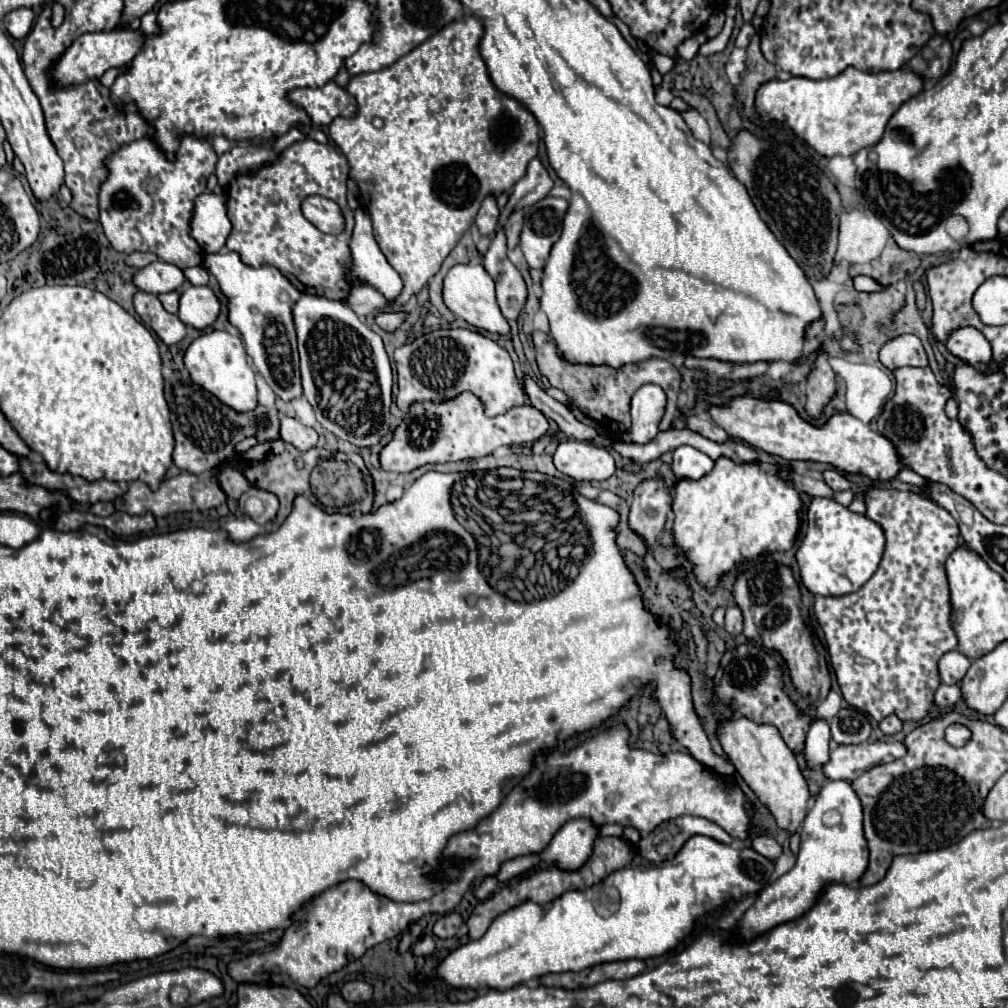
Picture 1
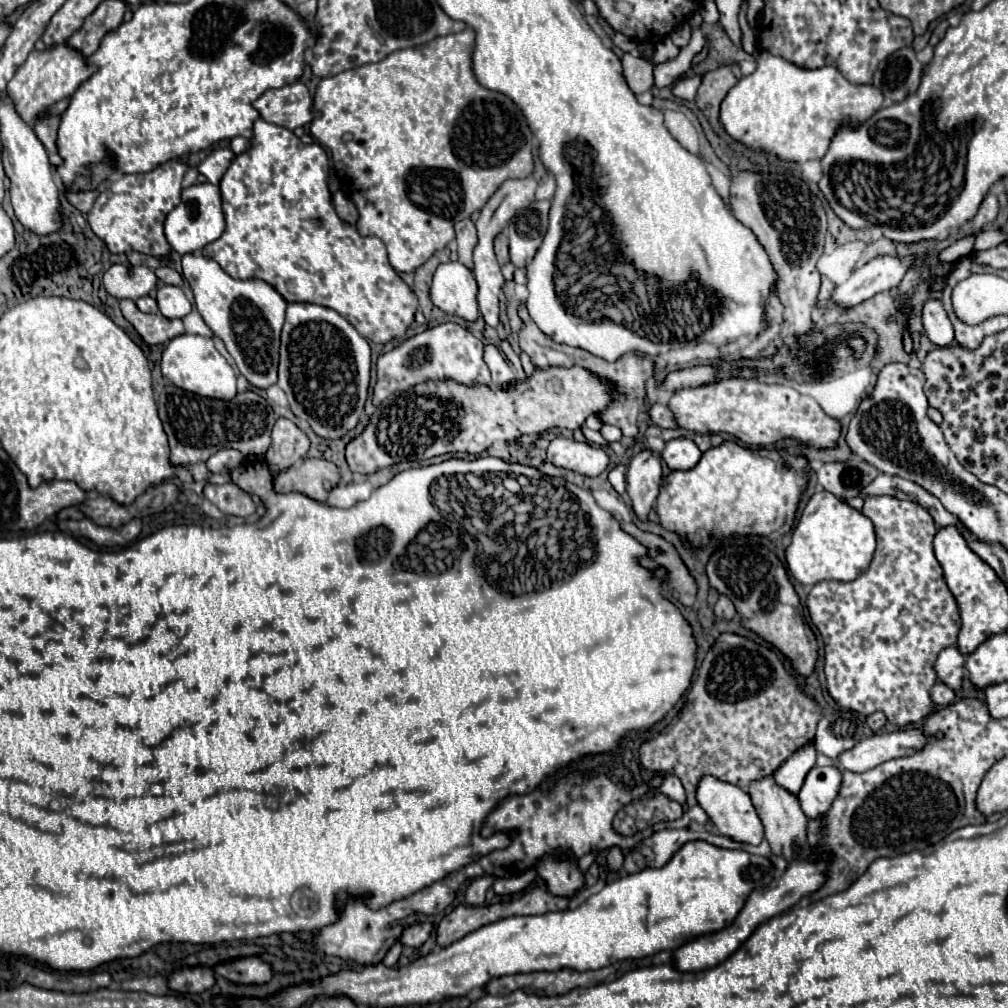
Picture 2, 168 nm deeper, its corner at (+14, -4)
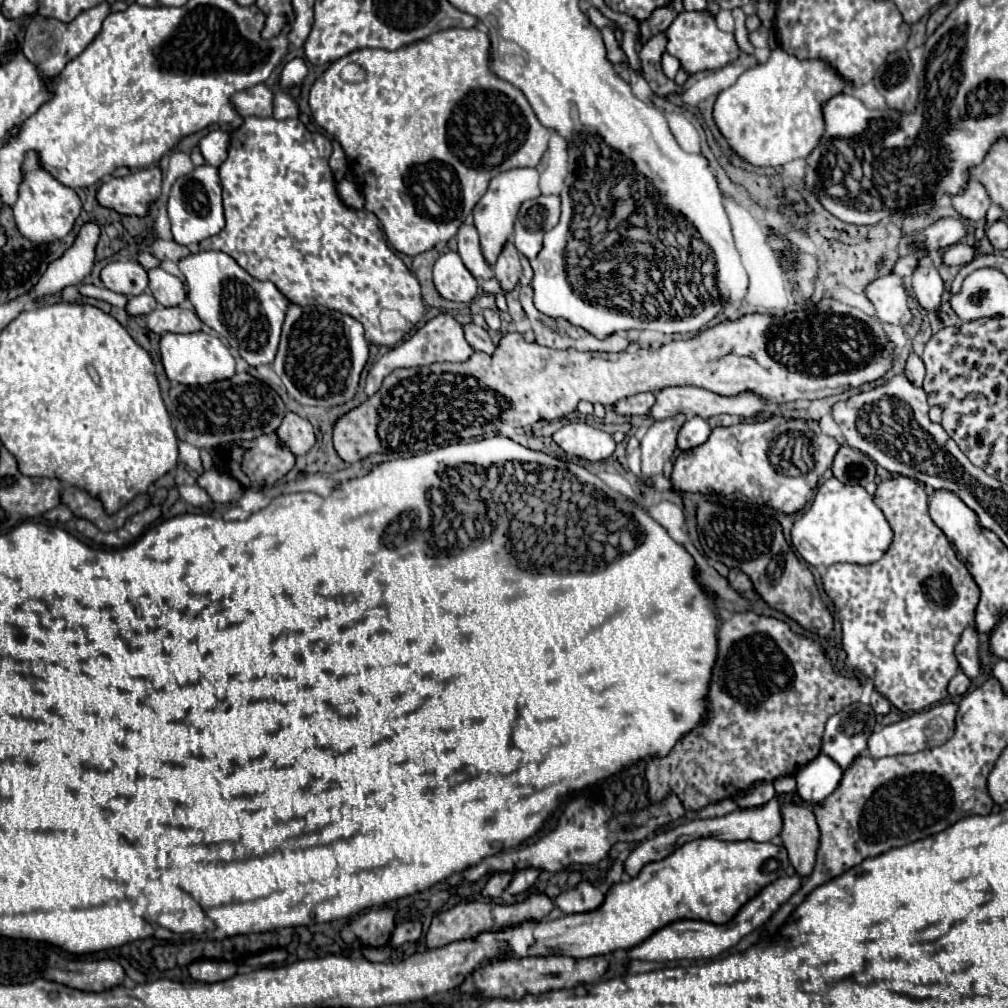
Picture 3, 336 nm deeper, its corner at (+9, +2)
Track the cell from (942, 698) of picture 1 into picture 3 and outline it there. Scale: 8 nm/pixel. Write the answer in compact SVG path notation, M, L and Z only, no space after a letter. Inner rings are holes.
M959 671L959 673L949 681L947 691L949 691L949 695L951 695L951 697L961 697L961 695L965 695L965 693L967 693L969 685L971 685L971 681L965 677L965 673L963 673L963 671Z

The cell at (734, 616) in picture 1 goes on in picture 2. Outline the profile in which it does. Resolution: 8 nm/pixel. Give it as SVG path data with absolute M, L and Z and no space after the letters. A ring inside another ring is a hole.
M720 595L718 601L716 601L716 605L714 605L714 613L718 617L722 617L722 619L732 619L734 613L736 613L736 609L734 609L734 603L726 595Z

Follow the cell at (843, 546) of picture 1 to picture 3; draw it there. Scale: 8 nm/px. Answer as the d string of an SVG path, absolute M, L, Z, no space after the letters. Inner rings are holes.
M835 477L827 479L811 507L795 521L791 529L791 543L797 553L813 567L835 565L835 563L855 563L869 565L883 557L891 543L891 527L883 511L873 503L871 495L859 485L845 485Z

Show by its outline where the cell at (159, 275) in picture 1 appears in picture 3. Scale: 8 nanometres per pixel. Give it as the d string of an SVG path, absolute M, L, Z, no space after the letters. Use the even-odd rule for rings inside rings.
M111 261L101 271L101 281L107 289L115 293L123 293L127 297L141 295L147 285L149 277L147 271L141 267L139 261Z

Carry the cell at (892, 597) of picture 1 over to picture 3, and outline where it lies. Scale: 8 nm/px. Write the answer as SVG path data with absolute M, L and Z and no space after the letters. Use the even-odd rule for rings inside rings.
M893 477L877 485L875 505L885 513L891 529L893 541L887 553L871 565L851 565L837 563L827 569L823 579L823 589L835 605L835 613L841 623L841 645L845 651L845 667L849 671L863 673L893 707L903 713L923 711L935 703L947 699L947 683L959 671L955 659L955 645L965 627L973 623L975 607L979 601L979 589L973 583L967 567L955 557L943 531L929 517L929 501L923 485L909 477ZM931 581L949 583L947 595L939 599L939 589L931 587Z

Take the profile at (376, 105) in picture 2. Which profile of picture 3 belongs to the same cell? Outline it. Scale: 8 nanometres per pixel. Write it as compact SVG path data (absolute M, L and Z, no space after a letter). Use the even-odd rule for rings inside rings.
M477 27L471 29L445 29L445 31L437 31L433 35L429 35L423 41L405 45L397 51L385 51L385 49L359 49L335 63L331 63L327 67L327 71L313 83L311 91L309 91L309 107L313 113L315 123L329 133L333 139L337 139L347 155L347 163L349 169L355 177L355 185L363 191L365 195L365 209L375 213L377 219L381 221L383 233L389 241L389 245L399 251L405 253L409 257L415 257L419 253L425 253L429 249L433 249L437 243L447 243L451 237L455 237L459 225L467 219L467 215L473 211L473 205L477 205L477 201L485 195L485 189L489 187L491 177L495 177L501 171L509 171L515 167L537 167L545 149L547 149L547 141L549 141L549 129L543 127L529 101L525 99L525 95L513 87L511 83L495 77L489 69L489 37L487 33L479 31ZM347 63L357 63L365 69L365 81L363 83L345 83L341 79L341 69Z

